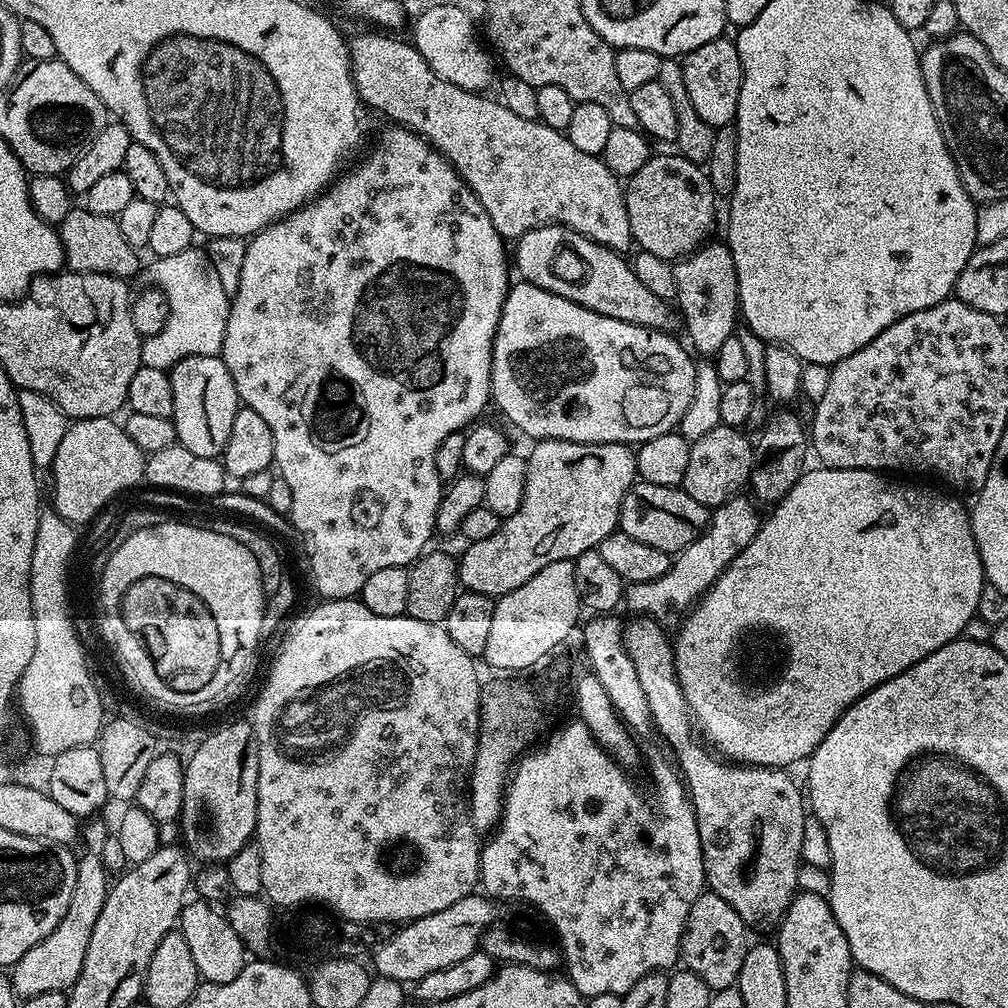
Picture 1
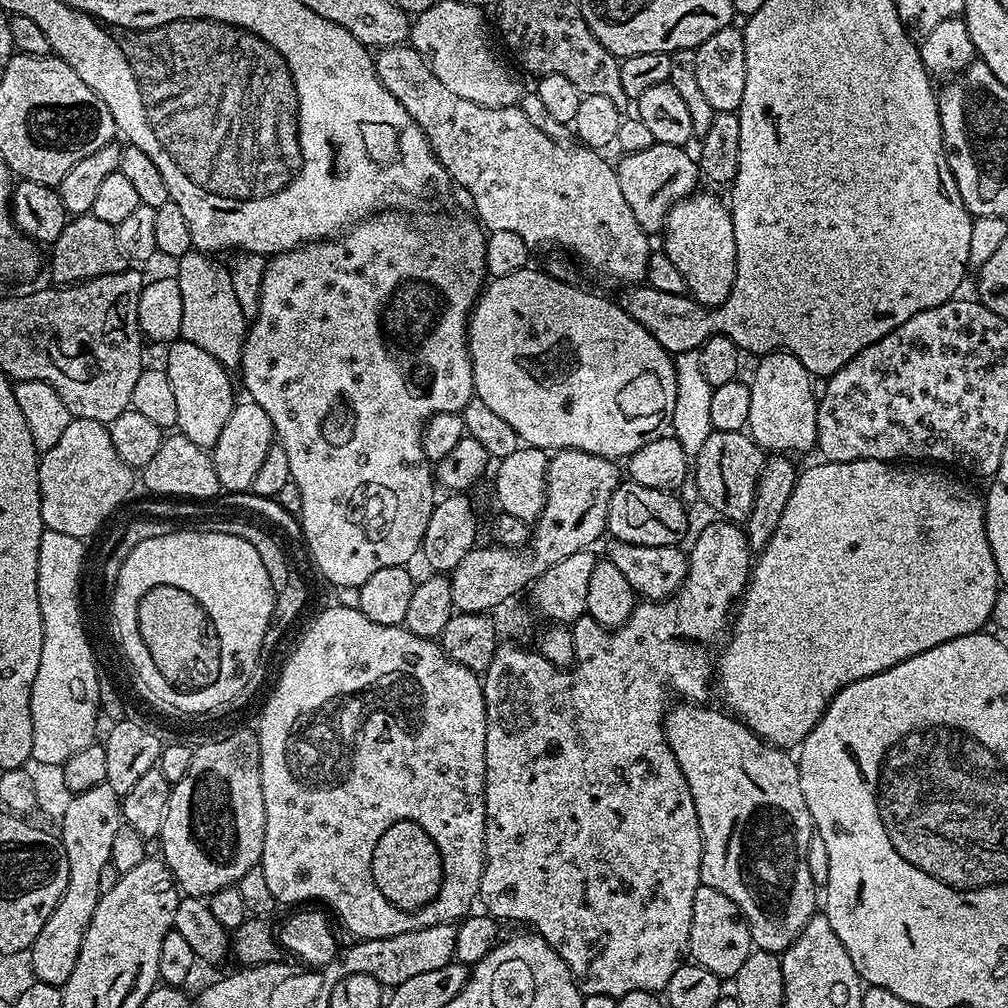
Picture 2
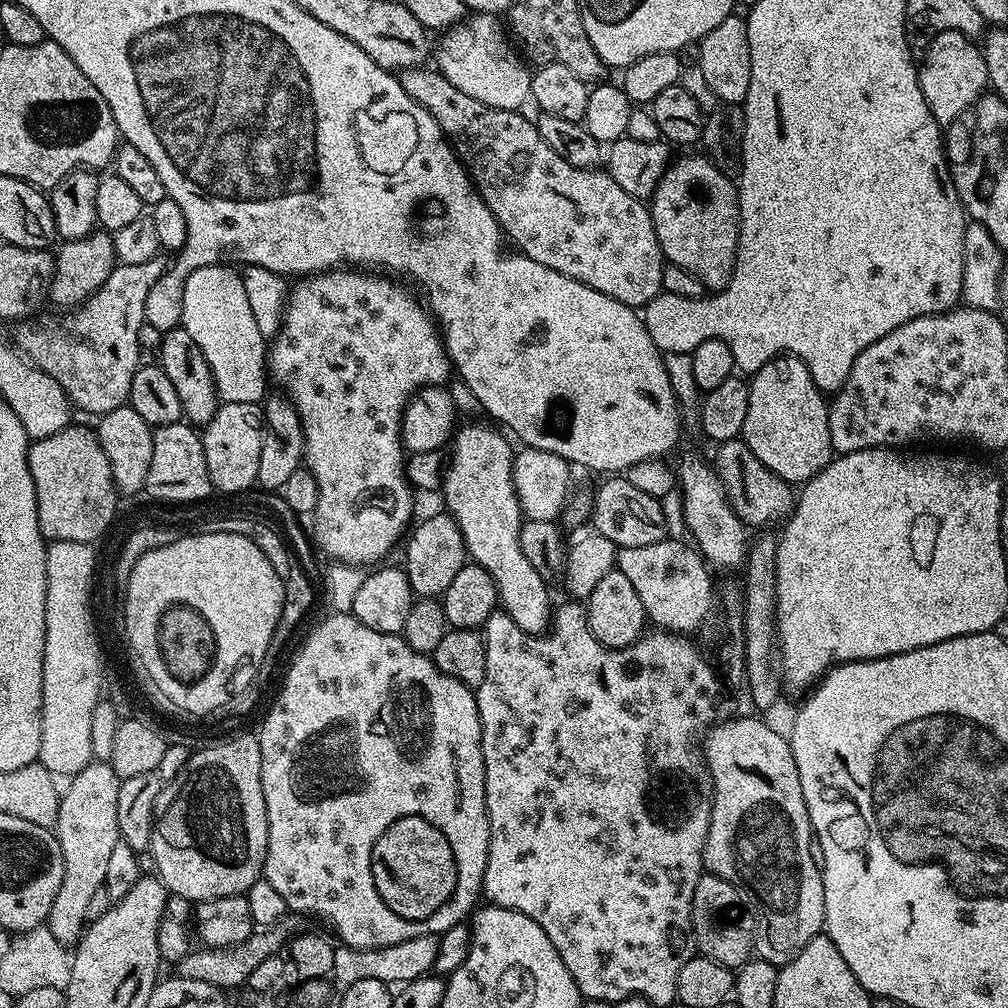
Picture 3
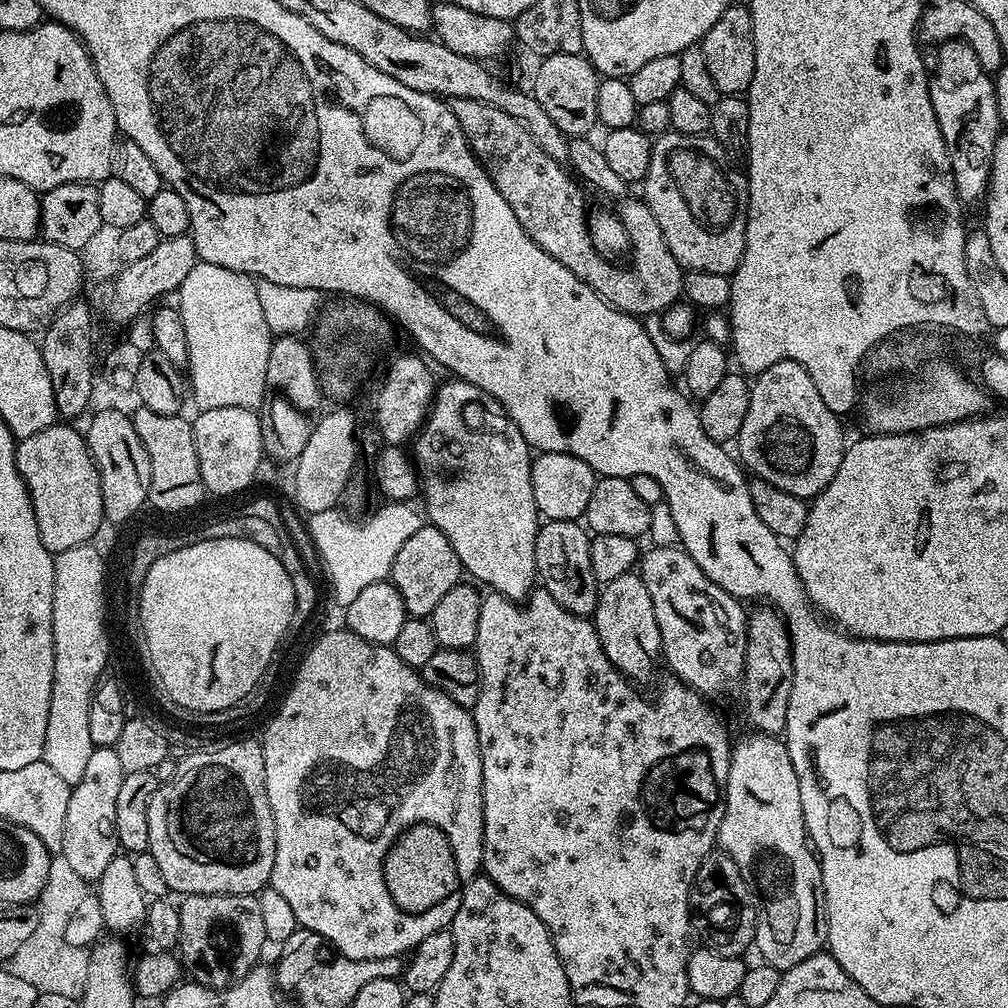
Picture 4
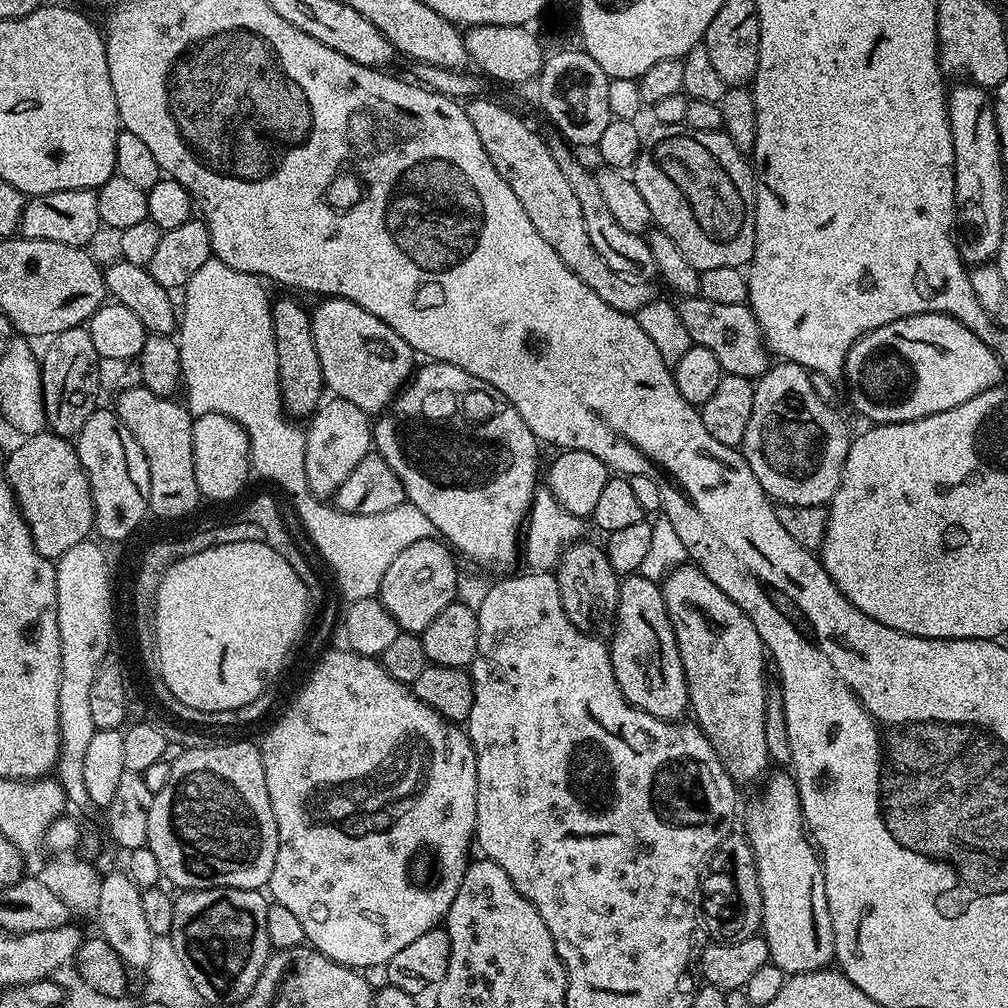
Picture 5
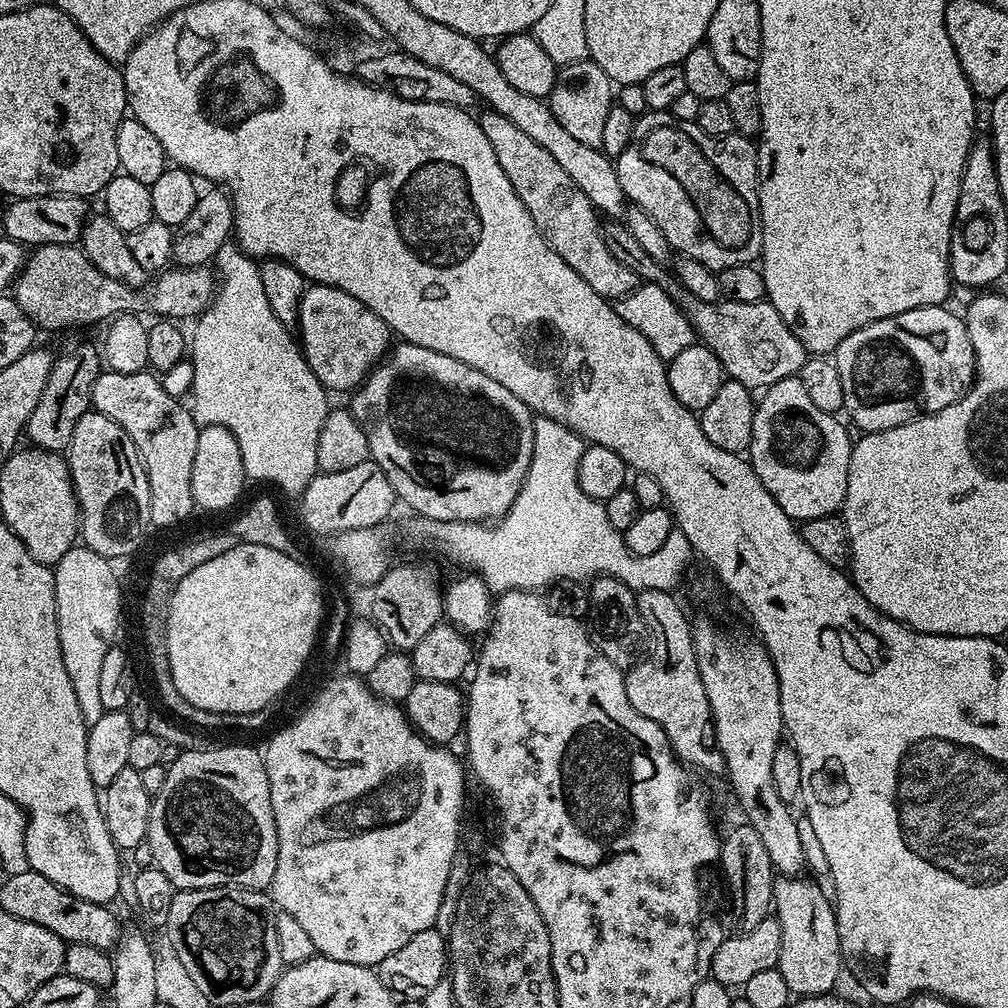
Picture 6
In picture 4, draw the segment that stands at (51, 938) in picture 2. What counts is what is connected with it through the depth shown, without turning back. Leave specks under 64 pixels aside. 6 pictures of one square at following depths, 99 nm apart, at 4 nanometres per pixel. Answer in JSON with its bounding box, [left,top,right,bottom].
[61,747,125,882]

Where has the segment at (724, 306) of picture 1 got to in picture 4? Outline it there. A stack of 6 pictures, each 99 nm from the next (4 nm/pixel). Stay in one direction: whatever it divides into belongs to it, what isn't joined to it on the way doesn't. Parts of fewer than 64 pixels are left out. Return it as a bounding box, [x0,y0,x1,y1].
[642,130,748,277]

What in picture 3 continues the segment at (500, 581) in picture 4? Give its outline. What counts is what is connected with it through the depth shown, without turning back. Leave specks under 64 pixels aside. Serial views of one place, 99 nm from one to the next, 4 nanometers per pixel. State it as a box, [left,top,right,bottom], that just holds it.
[443,423,554,636]

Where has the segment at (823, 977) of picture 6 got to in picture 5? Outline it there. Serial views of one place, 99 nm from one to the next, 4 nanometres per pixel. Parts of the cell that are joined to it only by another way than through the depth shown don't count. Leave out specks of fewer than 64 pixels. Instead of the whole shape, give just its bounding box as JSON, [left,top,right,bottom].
[746,771,836,974]

